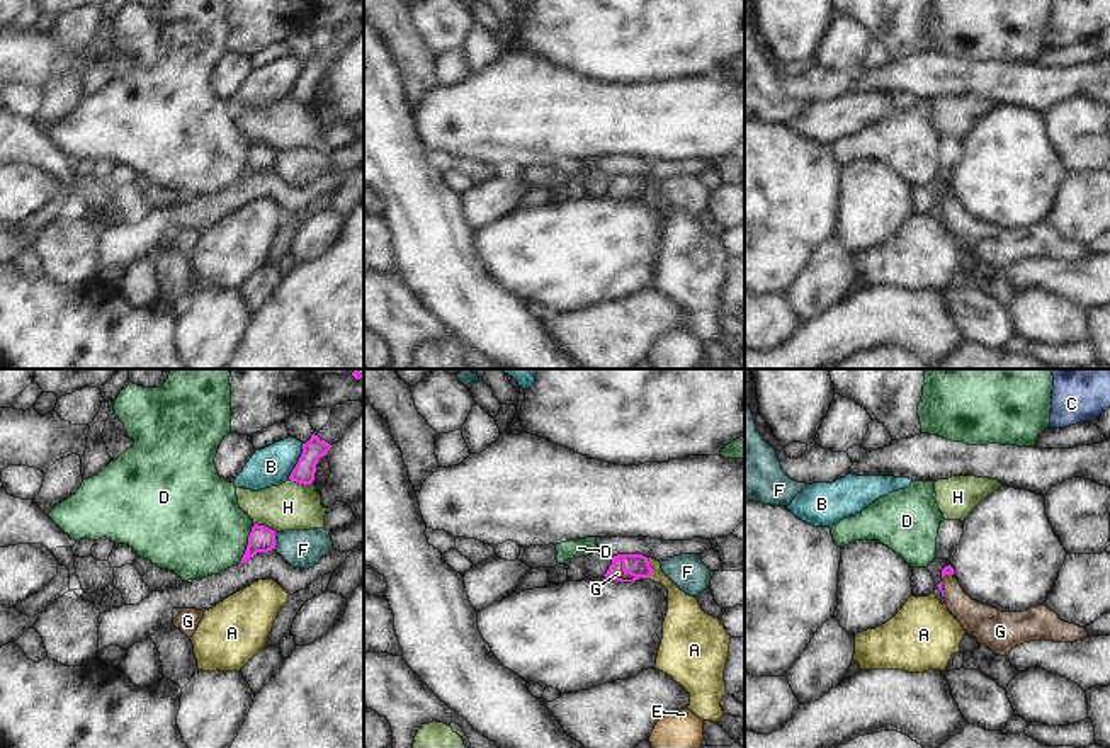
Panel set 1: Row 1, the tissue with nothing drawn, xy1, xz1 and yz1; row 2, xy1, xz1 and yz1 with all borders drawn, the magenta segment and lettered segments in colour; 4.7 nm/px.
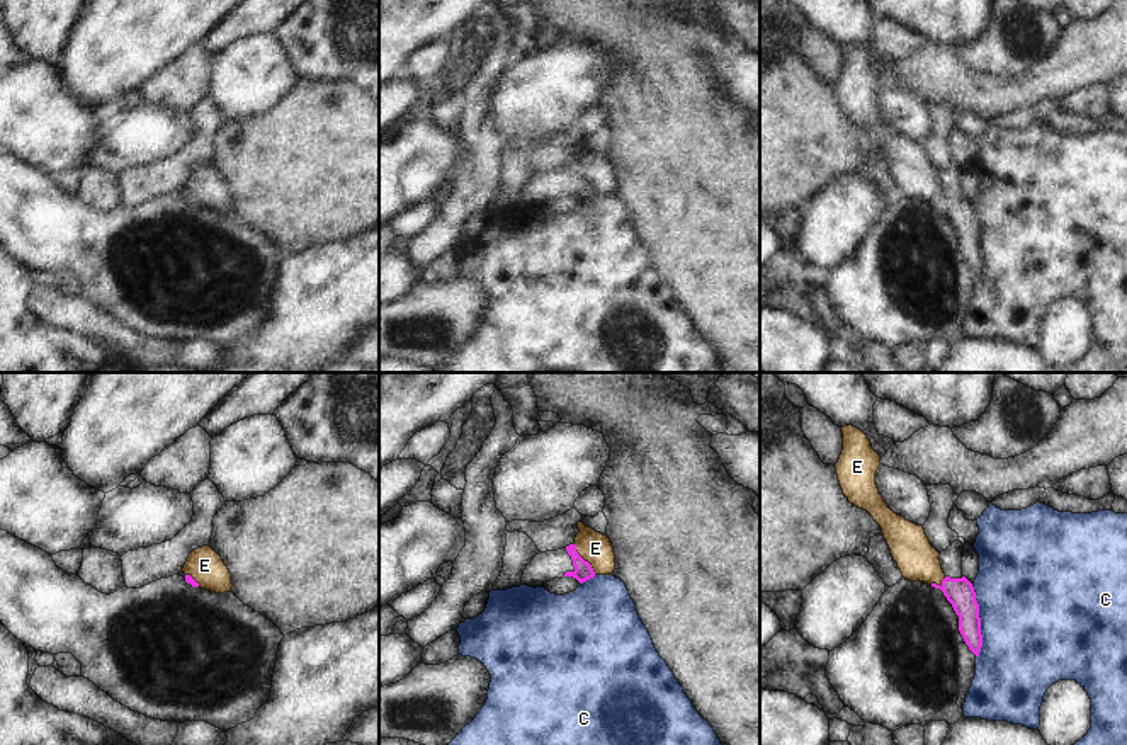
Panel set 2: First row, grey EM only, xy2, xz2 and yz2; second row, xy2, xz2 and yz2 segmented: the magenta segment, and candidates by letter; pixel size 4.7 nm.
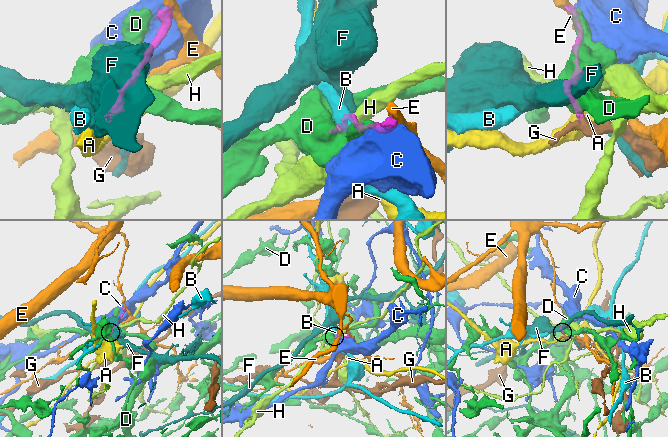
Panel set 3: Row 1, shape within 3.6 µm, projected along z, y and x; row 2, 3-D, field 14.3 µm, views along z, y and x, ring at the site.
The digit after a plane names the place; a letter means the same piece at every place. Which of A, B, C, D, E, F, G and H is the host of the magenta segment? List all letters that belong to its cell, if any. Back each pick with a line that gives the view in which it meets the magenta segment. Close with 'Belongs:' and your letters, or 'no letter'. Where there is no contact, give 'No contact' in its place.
G: Touches magenta in xz1
Belongs: G.

